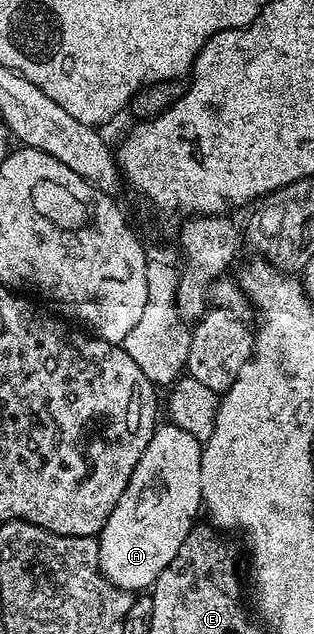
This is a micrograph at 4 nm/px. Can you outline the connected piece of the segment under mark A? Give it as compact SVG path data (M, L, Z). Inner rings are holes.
M168 421L153 432L127 489L111 509L111 517L107 517L97 539L98 568L114 587L134 593L152 588L159 573L171 565L179 545L194 530L197 511L199 515L203 507L199 481L202 446L202 440Z

